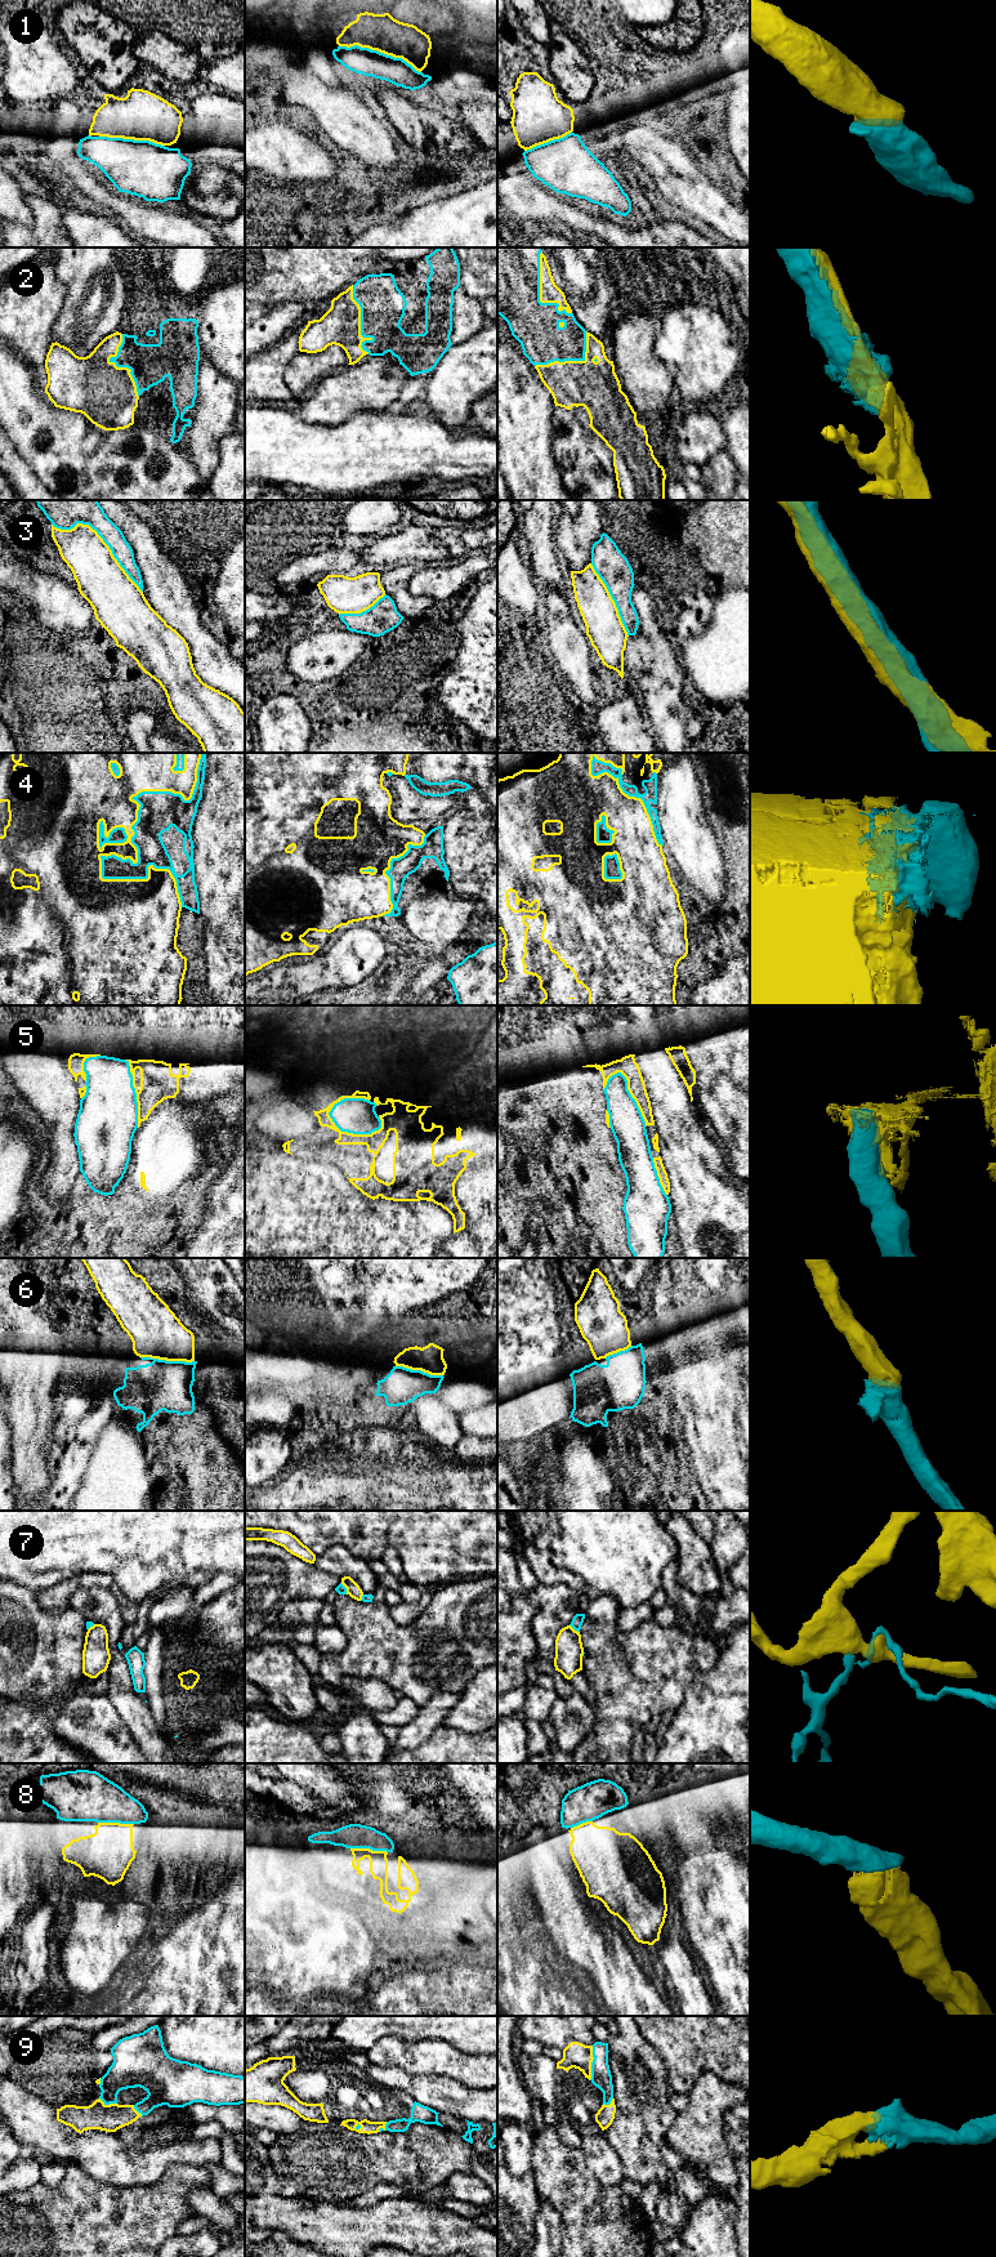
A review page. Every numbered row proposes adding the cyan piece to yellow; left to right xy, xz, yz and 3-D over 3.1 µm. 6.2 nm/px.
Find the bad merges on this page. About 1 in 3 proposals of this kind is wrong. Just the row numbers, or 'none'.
3, 4, 5, 7

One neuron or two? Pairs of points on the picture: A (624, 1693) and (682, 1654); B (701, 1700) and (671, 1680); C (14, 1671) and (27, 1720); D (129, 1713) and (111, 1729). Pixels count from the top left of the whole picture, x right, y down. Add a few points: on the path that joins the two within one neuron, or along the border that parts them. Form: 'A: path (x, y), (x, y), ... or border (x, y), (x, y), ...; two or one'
A: path (638, 1680), (657, 1663), (668, 1659); one
B: border (709, 1671), (686, 1689), (675, 1712); two
C: border (35, 1707), (58, 1707), (53, 1731); two
D: border (106, 1695), (138, 1744); two

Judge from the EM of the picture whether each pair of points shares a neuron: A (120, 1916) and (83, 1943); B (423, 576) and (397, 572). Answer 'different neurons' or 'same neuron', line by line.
A: same neuron
B: different neurons

